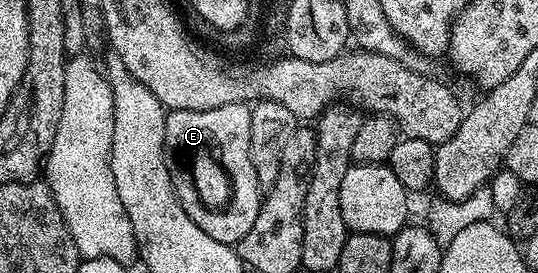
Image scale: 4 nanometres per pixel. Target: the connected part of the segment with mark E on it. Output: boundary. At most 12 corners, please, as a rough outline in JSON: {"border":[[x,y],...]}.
{"border":[[251,107],[169,111],[182,210],[233,246],[262,199]]}

